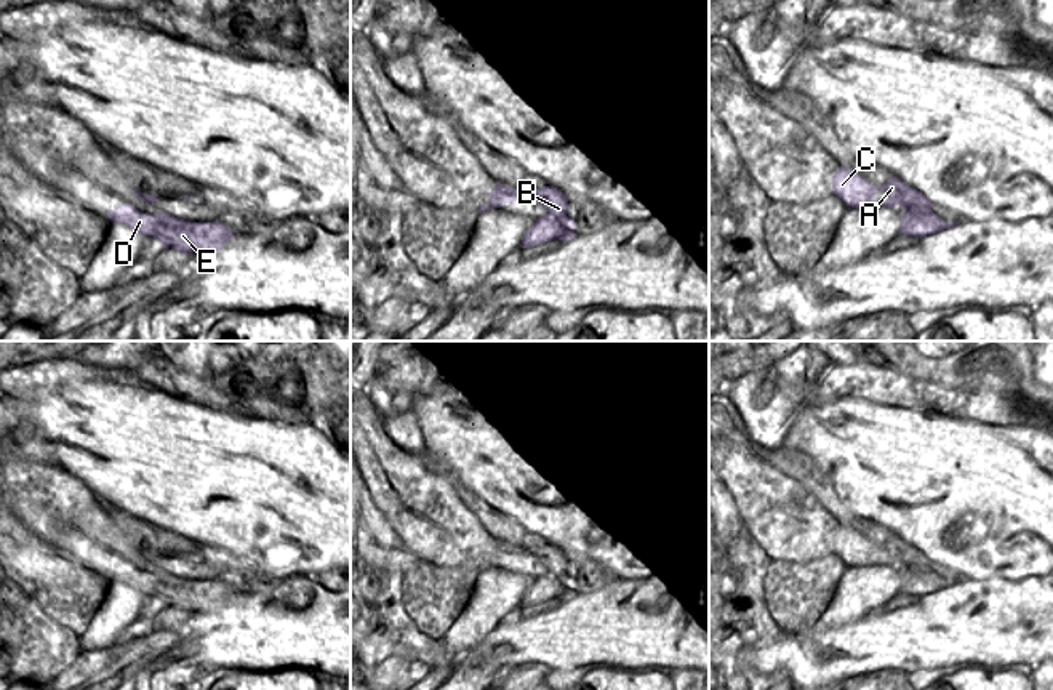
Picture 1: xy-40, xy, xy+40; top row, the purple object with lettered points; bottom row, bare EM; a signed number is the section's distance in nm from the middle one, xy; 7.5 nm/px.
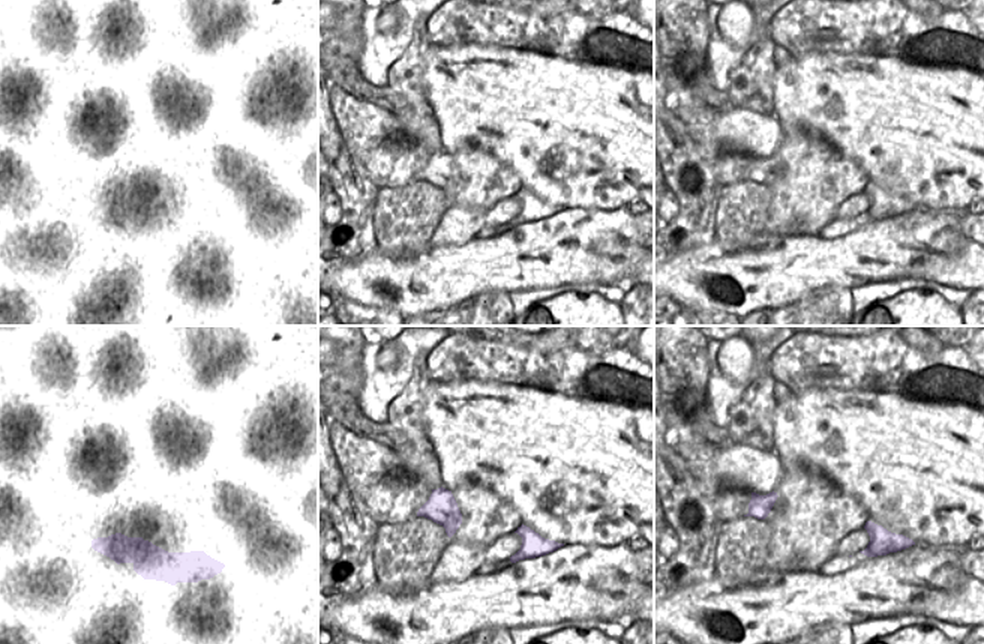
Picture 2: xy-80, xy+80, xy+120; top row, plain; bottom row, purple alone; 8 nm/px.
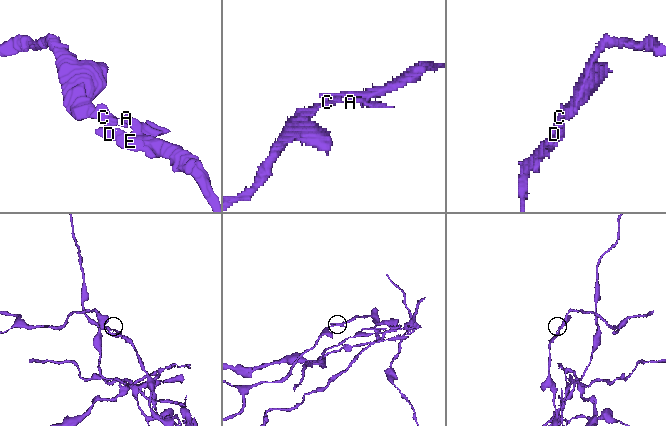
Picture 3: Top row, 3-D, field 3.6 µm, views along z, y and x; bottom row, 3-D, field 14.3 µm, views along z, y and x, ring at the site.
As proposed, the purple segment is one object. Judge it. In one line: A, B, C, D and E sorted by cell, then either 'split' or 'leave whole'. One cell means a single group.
groups A B C / D E; split

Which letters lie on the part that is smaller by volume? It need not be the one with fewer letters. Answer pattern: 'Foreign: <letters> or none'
Foreign: D, E

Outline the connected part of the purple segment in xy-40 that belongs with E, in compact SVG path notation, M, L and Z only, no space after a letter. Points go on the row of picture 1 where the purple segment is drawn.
M120 205L109 211L110 223L120 223L142 235L152 235L165 248L189 255L211 255L219 251L234 235L222 223L189 223L165 211L142 213L131 205Z

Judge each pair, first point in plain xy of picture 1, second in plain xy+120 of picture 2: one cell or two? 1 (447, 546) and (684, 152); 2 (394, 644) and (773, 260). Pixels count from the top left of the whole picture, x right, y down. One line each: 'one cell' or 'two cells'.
1: two cells
2: two cells

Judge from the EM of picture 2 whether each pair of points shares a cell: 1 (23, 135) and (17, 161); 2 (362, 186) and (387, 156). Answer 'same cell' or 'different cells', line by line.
1: different cells
2: different cells

